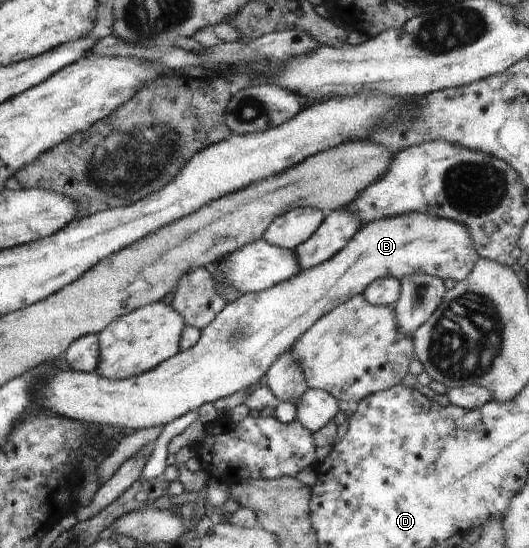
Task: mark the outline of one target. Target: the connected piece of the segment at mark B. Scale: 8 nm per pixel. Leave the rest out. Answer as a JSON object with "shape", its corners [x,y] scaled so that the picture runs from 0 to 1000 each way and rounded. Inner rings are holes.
{"shape":[[[769,387],[682,411],[679,423],[628,473],[573,495],[518,524],[457,536],[433,549],[431,557],[378,604],[378,619],[357,639],[338,641],[329,651],[308,659],[297,672],[268,684],[236,693],[206,693],[180,681],[144,675],[104,673],[95,693],[81,703],[78,739],[106,759],[149,766],[164,774],[197,774],[268,785],[272,781],[314,777],[335,763],[389,735],[442,721],[457,712],[484,706],[499,695],[499,686],[544,639],[609,578],[635,558],[654,553],[713,509],[739,505],[758,511],[784,498],[809,500],[834,511],[856,509],[860,515],[881,509],[905,474],[885,420],[866,405],[813,394],[798,387]]]}

